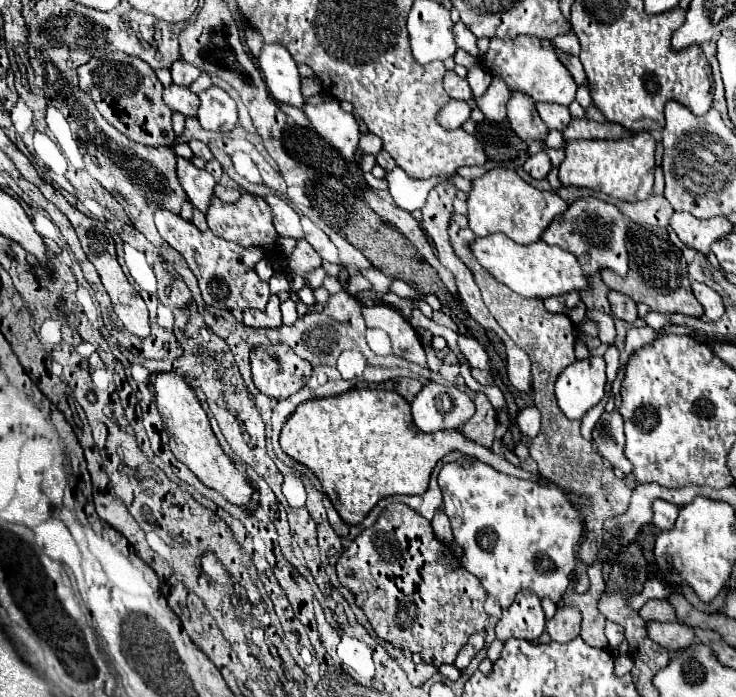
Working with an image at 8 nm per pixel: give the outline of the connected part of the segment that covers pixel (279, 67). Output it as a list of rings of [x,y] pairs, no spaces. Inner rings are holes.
[[[265,44],[259,56],[259,68],[265,76],[271,96],[277,102],[291,104],[295,108],[301,108],[305,104],[297,64],[285,46]]]

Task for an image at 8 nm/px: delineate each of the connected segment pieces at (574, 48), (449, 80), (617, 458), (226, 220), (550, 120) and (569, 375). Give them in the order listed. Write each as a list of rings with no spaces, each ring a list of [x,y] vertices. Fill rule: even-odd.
[[[569,32],[569,34],[563,34],[563,36],[557,36],[553,40],[553,44],[563,50],[563,52],[569,52],[569,54],[579,54],[579,40],[577,40],[577,34]]]
[[[455,72],[445,74],[443,86],[445,86],[445,92],[455,100],[469,100],[471,98],[471,88],[469,88],[467,80],[459,78]]]
[[[605,412],[595,430],[593,442],[599,448],[599,454],[611,462],[613,468],[619,468],[623,474],[631,474],[631,464],[623,454],[625,434],[623,434],[623,418],[619,412]]]
[[[243,194],[239,198],[239,202],[235,204],[225,204],[223,200],[219,200],[217,196],[211,200],[209,212],[207,212],[207,224],[213,230],[213,234],[231,240],[235,244],[239,244],[241,248],[261,248],[263,254],[273,262],[273,270],[277,274],[285,274],[285,270],[279,266],[279,262],[273,256],[275,250],[275,242],[279,238],[275,226],[273,226],[273,214],[271,214],[271,206],[255,194]]]
[[[537,102],[535,106],[541,120],[549,126],[549,130],[565,130],[565,126],[571,122],[571,114],[567,106],[549,104],[549,102]]]
[[[591,356],[561,370],[555,382],[555,396],[569,420],[581,420],[605,396],[605,360]]]

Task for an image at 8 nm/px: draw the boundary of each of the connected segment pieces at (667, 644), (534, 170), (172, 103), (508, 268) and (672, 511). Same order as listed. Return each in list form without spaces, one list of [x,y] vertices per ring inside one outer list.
[[[649,622],[647,624],[647,634],[653,642],[657,642],[661,648],[675,652],[681,648],[687,648],[695,642],[695,634],[689,626],[681,622]]]
[[[539,152],[539,154],[529,156],[529,158],[525,160],[523,168],[531,174],[531,178],[541,180],[541,178],[545,178],[545,176],[549,174],[549,170],[551,170],[551,160],[549,160],[549,156],[547,156],[545,152]]]
[[[171,84],[163,90],[163,102],[173,110],[183,114],[185,118],[195,118],[197,108],[199,108],[199,98],[185,86]]]
[[[489,234],[485,238],[475,238],[473,256],[497,282],[509,286],[513,292],[525,298],[549,298],[571,290],[587,288],[589,280],[583,274],[577,258],[559,246],[549,246],[543,240],[533,244],[517,244],[505,234]]]
[[[657,498],[653,502],[653,524],[661,530],[669,530],[673,526],[673,522],[677,520],[679,508],[673,506],[671,502],[665,502],[661,498]]]

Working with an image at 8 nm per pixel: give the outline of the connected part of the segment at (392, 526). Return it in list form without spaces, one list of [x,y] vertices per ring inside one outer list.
[[[389,504],[377,522],[351,542],[337,560],[337,578],[355,594],[357,606],[365,612],[379,638],[391,642],[395,648],[419,654],[425,662],[437,668],[441,664],[453,664],[469,636],[483,632],[487,624],[487,594],[477,578],[459,564],[451,546],[433,534],[431,522],[405,504]]]

